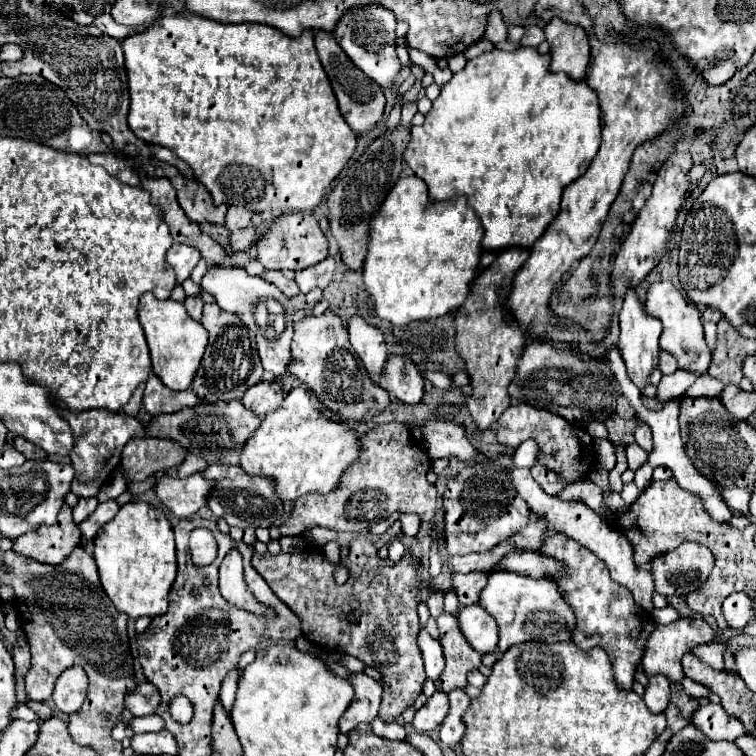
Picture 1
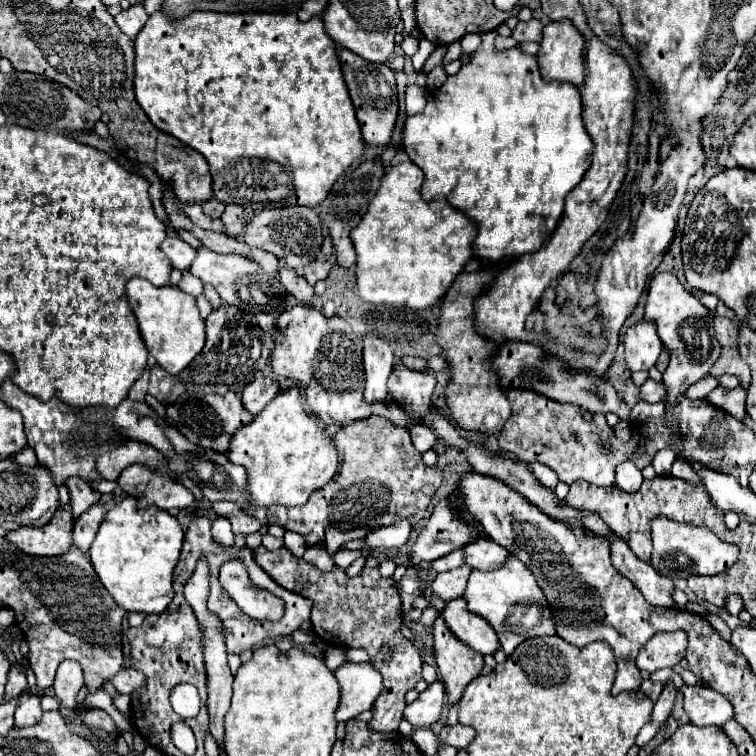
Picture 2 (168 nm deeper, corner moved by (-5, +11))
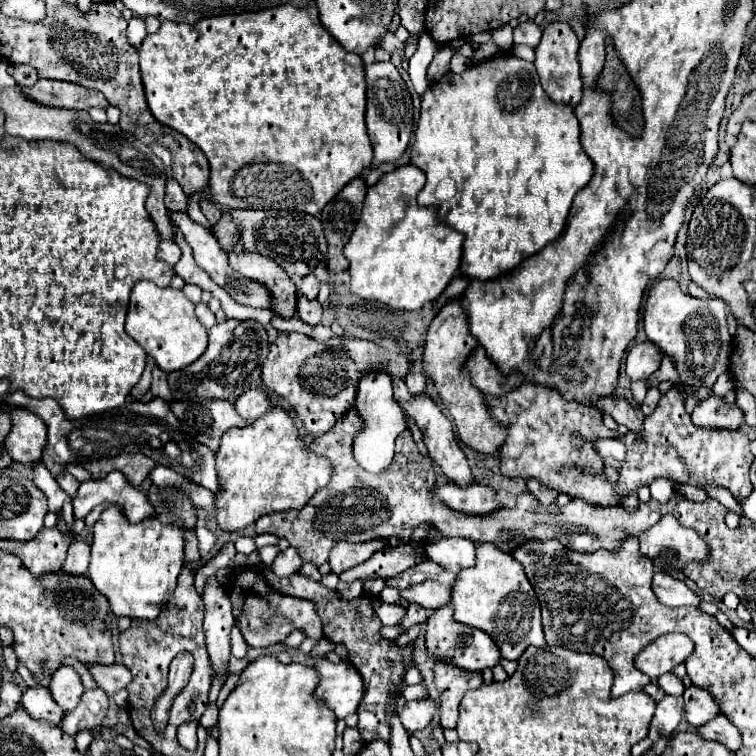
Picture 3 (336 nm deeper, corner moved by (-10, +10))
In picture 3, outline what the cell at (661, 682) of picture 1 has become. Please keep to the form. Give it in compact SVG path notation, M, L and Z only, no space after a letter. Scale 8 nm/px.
M666 695L658 705L656 705L656 713L652 717L650 723L650 733L648 737L652 741L658 741L662 737L672 737L672 733L676 731L680 719L682 719L682 697L672 697Z

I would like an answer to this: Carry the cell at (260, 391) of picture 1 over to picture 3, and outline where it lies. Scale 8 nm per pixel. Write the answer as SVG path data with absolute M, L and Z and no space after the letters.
M250 389L234 401L234 407L240 413L240 417L250 423L250 421L262 417L268 411L270 401L268 401L268 395L262 389Z

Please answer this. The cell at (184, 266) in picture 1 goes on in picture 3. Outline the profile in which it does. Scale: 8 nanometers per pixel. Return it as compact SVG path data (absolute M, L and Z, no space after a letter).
M162 241L158 245L158 259L160 261L166 261L168 265L176 265L180 261L180 247L174 243L174 241Z

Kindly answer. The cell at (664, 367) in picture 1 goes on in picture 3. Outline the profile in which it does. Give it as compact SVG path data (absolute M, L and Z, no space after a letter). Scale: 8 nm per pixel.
M668 357L662 359L662 365L656 373L652 373L652 377L646 379L646 385L648 387L656 387L660 385L662 381L678 381L678 373L676 373L676 367L672 365L672 361Z

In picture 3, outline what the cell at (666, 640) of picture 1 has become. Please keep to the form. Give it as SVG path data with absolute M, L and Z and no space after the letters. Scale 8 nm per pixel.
M670 633L658 637L648 647L644 647L636 655L634 665L650 679L658 679L664 673L670 673L670 669L676 667L678 663L684 663L684 659L692 651L694 643L690 637L684 637L682 633Z

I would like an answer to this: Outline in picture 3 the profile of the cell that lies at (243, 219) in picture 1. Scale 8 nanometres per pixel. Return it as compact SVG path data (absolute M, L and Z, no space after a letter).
M222 213L220 221L212 227L212 233L216 235L216 239L218 239L218 243L222 245L224 251L232 251L234 245L238 243L238 239L240 239L238 227L236 227L236 223L232 221L232 217L228 213Z

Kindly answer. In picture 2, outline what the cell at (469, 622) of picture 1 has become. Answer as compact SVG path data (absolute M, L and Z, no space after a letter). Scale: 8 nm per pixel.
M457 598L445 604L443 618L449 626L449 630L467 646L471 646L479 654L493 654L499 648L499 640L495 636L495 630L487 620L481 616L475 616L473 612L467 612L467 600Z

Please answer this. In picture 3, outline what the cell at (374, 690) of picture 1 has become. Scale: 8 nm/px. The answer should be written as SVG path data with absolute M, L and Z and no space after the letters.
M320 639L318 645L312 649L314 669L320 675L316 685L314 697L328 705L338 719L356 713L360 699L364 697L364 683L360 673L350 663L330 663L326 661L326 653L334 651L334 643L328 639Z

